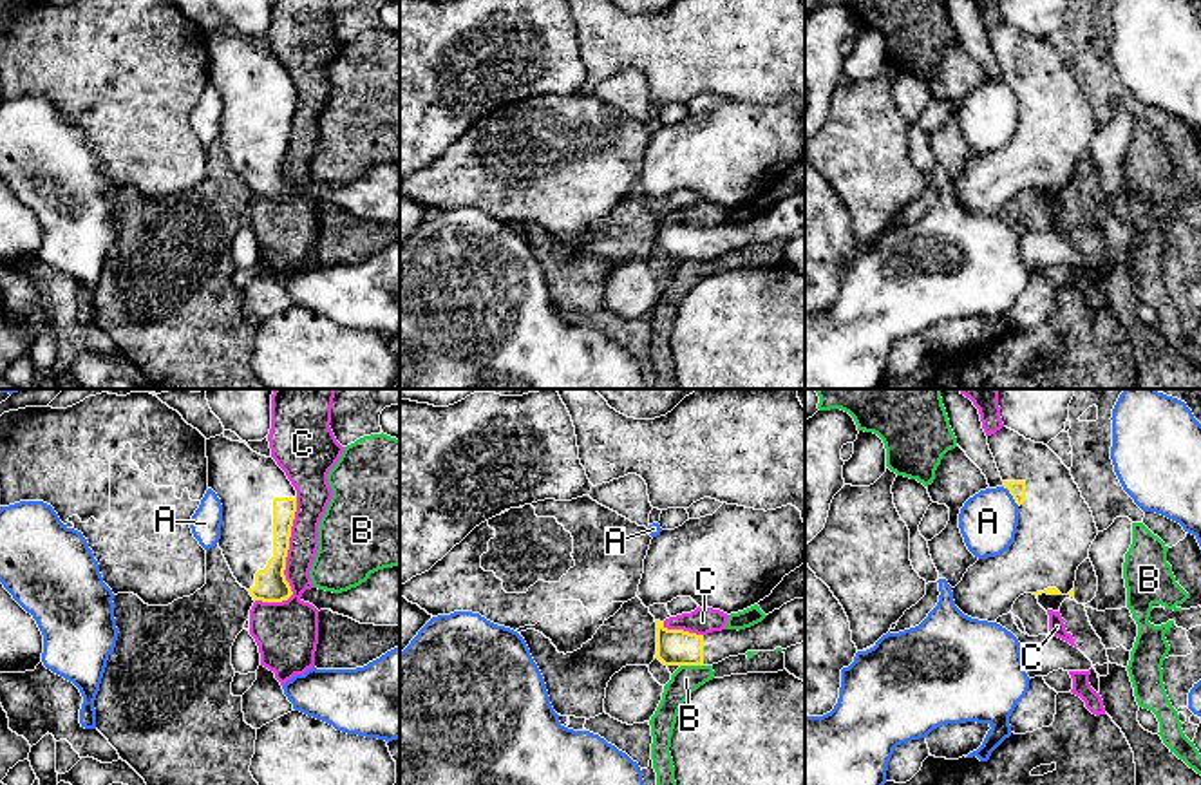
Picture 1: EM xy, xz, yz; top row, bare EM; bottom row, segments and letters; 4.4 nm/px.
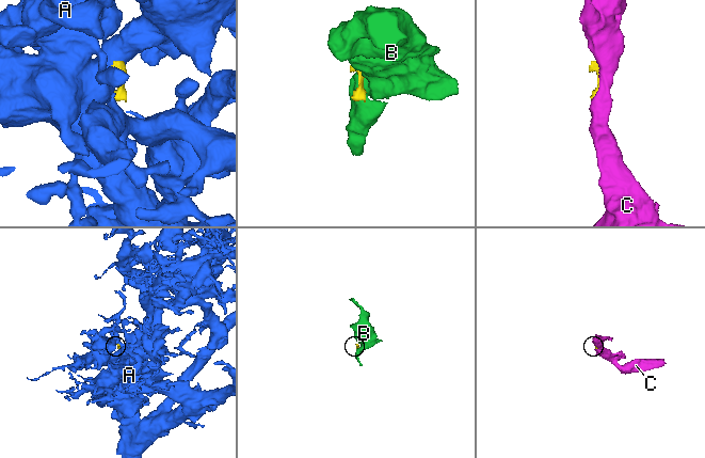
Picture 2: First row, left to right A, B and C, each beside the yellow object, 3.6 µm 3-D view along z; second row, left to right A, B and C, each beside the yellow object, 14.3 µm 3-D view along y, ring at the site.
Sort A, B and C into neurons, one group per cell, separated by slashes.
A / B / C

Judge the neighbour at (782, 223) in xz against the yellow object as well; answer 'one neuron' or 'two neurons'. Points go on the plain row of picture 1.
one neuron

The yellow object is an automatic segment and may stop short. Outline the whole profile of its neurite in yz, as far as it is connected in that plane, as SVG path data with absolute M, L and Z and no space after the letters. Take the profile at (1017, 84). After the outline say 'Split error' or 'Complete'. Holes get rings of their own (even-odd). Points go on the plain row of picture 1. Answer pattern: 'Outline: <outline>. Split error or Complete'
Outline: M1007 22L988 40L1018 99L1018 121L1004 148L979 154L951 186L964 210L995 217L1024 188L1074 192L1076 165L1098 123L1071 65L1047 40Z. Split error

